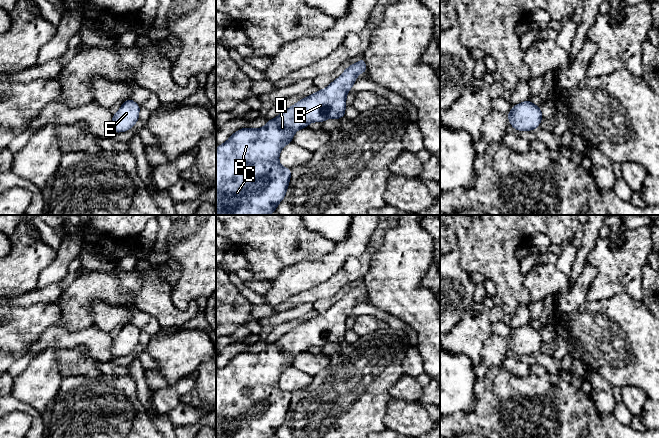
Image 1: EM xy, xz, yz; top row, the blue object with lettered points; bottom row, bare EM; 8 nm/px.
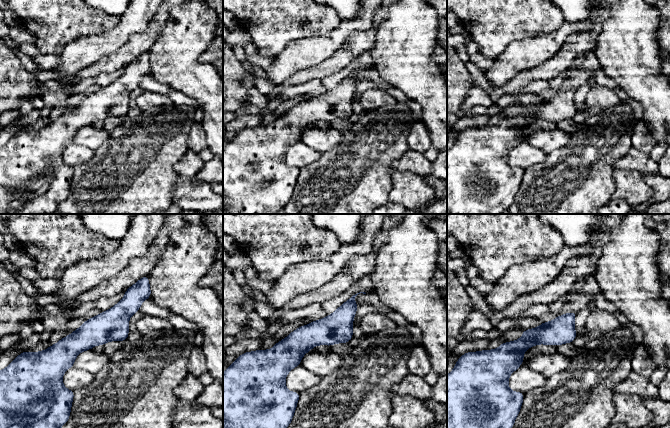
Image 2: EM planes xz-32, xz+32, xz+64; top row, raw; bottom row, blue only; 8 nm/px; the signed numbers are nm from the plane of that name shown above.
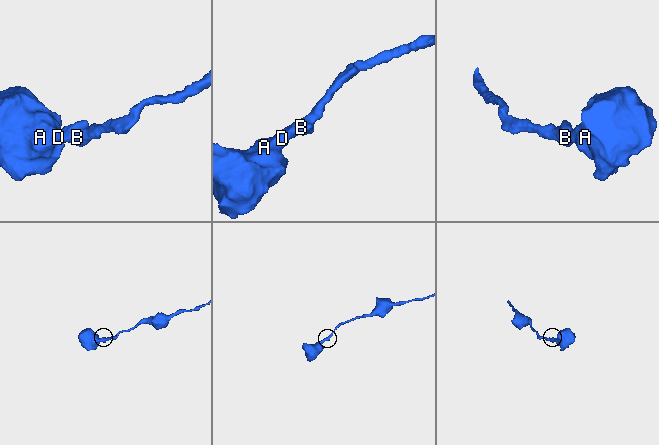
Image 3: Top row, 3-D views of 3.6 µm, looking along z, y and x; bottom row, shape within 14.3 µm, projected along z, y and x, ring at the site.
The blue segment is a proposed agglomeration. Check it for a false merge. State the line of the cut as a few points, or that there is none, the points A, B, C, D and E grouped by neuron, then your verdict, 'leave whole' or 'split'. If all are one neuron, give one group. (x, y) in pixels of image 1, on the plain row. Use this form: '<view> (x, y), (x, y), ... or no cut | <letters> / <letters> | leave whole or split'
no cut | A B C D E | leave whole

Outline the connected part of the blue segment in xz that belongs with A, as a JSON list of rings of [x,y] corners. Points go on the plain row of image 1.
[[[364,282],[351,288],[341,300],[324,314],[302,322],[285,333],[276,342],[258,353],[237,354],[216,372],[216,438],[271,438],[284,423],[291,402],[291,393],[280,389],[279,378],[284,370],[292,367],[297,354],[311,346],[324,346],[329,342],[345,340],[346,319],[352,313],[357,300],[367,296]]]

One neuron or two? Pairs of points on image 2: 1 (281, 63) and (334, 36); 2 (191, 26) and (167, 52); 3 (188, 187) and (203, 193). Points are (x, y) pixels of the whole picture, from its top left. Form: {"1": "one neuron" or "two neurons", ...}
{"1": "one neuron", "2": "one neuron", "3": "one neuron"}

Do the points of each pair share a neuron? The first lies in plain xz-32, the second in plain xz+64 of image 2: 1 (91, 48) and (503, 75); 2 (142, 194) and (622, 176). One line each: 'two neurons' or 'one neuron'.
1: one neuron
2: two neurons

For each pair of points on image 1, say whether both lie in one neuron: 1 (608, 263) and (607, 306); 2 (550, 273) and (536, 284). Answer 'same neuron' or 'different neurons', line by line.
1: different neurons
2: same neuron

